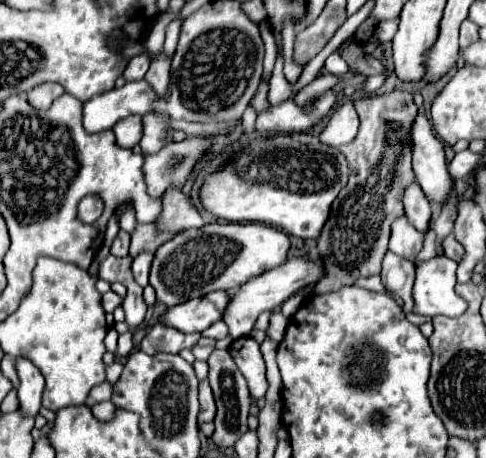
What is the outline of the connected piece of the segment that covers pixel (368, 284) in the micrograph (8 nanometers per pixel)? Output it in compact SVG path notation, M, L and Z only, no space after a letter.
M380 276L362 278L362 280L358 280L354 286L362 286L362 288L366 288L366 290L374 290L374 292L386 292L386 288L382 286L382 280L380 280Z

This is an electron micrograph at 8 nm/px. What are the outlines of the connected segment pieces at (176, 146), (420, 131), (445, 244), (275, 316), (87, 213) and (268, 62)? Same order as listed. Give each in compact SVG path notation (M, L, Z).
M186 138L182 142L170 142L156 154L146 154L142 172L148 194L160 200L170 188L182 188L210 148L212 142L208 138Z
M418 114L412 128L412 168L418 174L418 184L422 186L424 194L436 202L438 206L444 204L448 192L452 188L448 164L444 160L444 146L434 136L432 126L424 114Z
M448 234L444 240L442 240L442 248L444 248L444 254L456 262L460 262L460 258L464 256L464 248L462 244L454 238L454 234Z
M273 312L270 317L269 326L266 330L266 335L272 340L280 343L288 327L289 320L280 312Z
M98 194L86 196L78 206L78 218L82 222L94 222L102 214L102 206L104 206L104 202Z
M267 20L259 24L261 38L264 43L265 54L263 59L262 81L269 80L276 60L276 44L272 29Z

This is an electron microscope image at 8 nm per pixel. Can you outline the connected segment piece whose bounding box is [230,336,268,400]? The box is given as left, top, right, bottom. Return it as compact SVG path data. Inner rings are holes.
M250 336L248 338L238 338L230 344L230 354L242 372L242 376L248 382L252 398L260 400L264 398L268 390L268 380L266 380L266 364L260 352L260 344L254 342Z

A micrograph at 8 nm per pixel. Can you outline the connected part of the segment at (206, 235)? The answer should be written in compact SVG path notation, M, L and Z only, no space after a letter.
M206 224L204 228L190 228L180 234L176 234L172 240L162 244L152 260L150 270L150 284L156 290L156 298L164 302L168 308L188 302L192 298L202 298L212 290L234 290L248 282L250 278L256 278L270 268L286 262L290 250L290 238L280 232L278 228L264 226L264 224Z

